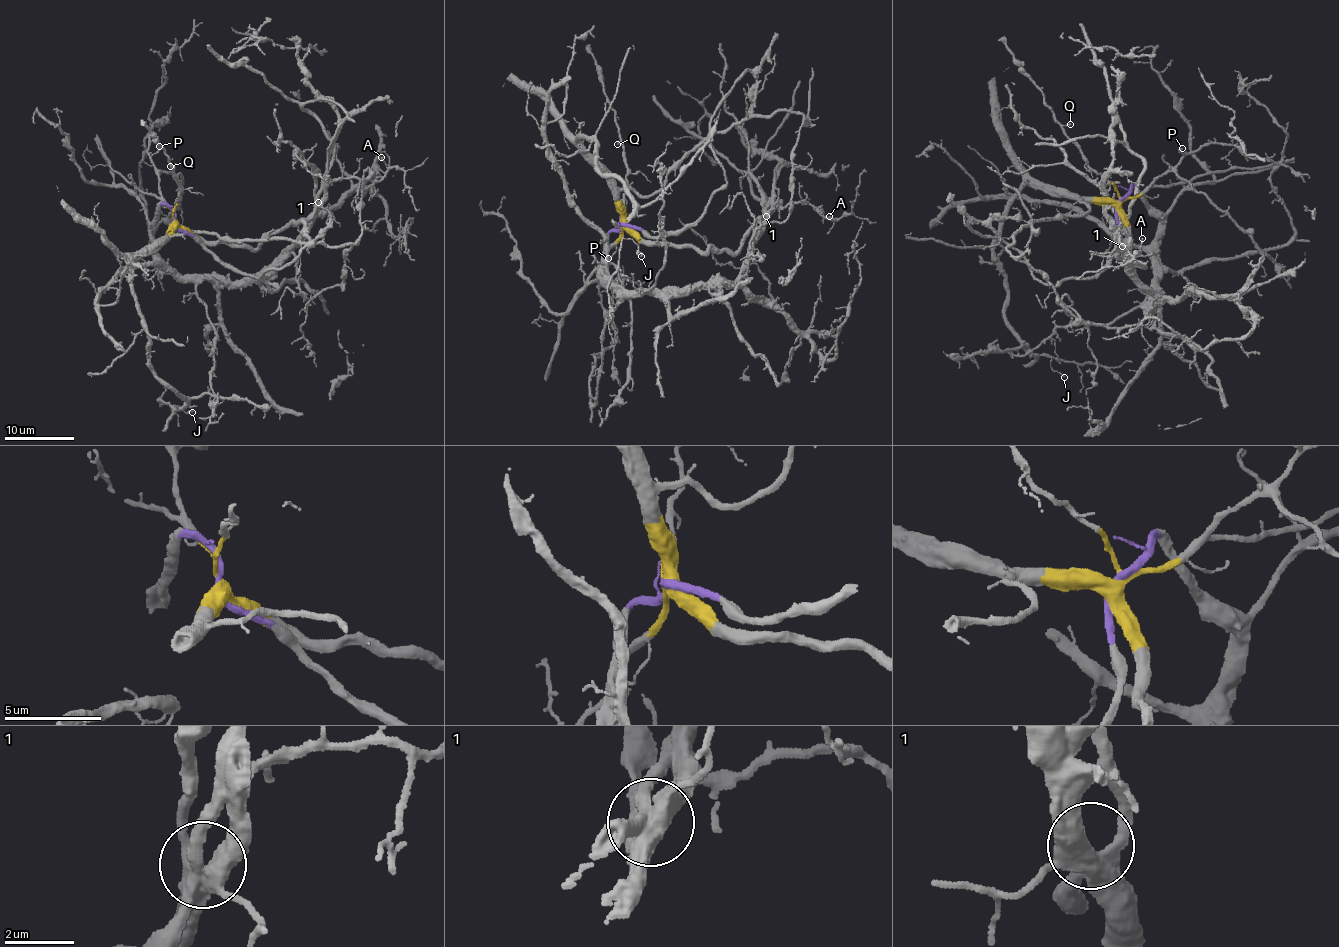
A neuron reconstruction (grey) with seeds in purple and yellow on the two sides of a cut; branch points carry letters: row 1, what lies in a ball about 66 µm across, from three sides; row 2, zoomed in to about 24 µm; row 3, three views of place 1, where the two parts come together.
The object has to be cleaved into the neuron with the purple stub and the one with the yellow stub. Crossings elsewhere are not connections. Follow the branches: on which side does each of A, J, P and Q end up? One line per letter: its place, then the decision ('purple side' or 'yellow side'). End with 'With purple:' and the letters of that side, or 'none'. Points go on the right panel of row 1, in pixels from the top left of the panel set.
A: at (1142, 238); purple side
J: at (1064, 377); yellow side
P: at (1182, 148); yellow side
Q: at (1070, 124); yellow side
With purple: A

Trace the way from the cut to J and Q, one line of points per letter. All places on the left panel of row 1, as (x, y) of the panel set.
J: (174, 222), (166, 244), (130, 266), (130, 283), (148, 335), (150, 368), (184, 399), (173, 408), (192, 412)
Q: (174, 222), (173, 208), (180, 184), (173, 171), (175, 168), (170, 166)

